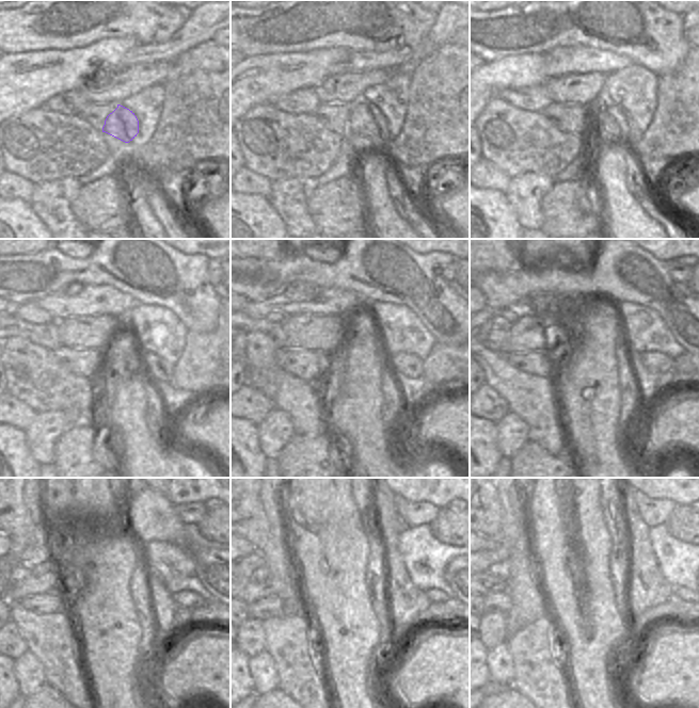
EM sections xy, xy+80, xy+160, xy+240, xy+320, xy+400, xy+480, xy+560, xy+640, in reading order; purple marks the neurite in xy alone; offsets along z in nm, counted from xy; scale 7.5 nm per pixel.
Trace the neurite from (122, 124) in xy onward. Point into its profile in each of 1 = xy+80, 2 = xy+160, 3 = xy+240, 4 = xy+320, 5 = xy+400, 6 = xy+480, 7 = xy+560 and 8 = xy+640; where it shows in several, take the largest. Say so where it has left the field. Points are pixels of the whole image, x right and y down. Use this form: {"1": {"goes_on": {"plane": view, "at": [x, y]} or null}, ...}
{"1": {"goes_on": {"plane": "xy+80", "at": [362, 132]}}, "2": {"goes_on": {"plane": "xy+160", "at": [620, 118]}}, "3": {"goes_on": {"plane": "xy+240", "at": [159, 370]}}, "4": {"goes_on": {"plane": "xy+320", "at": [408, 365]}}, "5": {"goes_on": {"plane": "xy+400", "at": [656, 363]}}, "6": {"goes_on": {"plane": "xy+480", "at": [188, 599]}}, "7": {"goes_on": {"plane": "xy+560", "at": [434, 595]}}, "8": {"goes_on": {"plane": "xy+640", "at": [685, 594]}}}

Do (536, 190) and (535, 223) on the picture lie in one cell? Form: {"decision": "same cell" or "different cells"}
{"decision": "same cell"}

